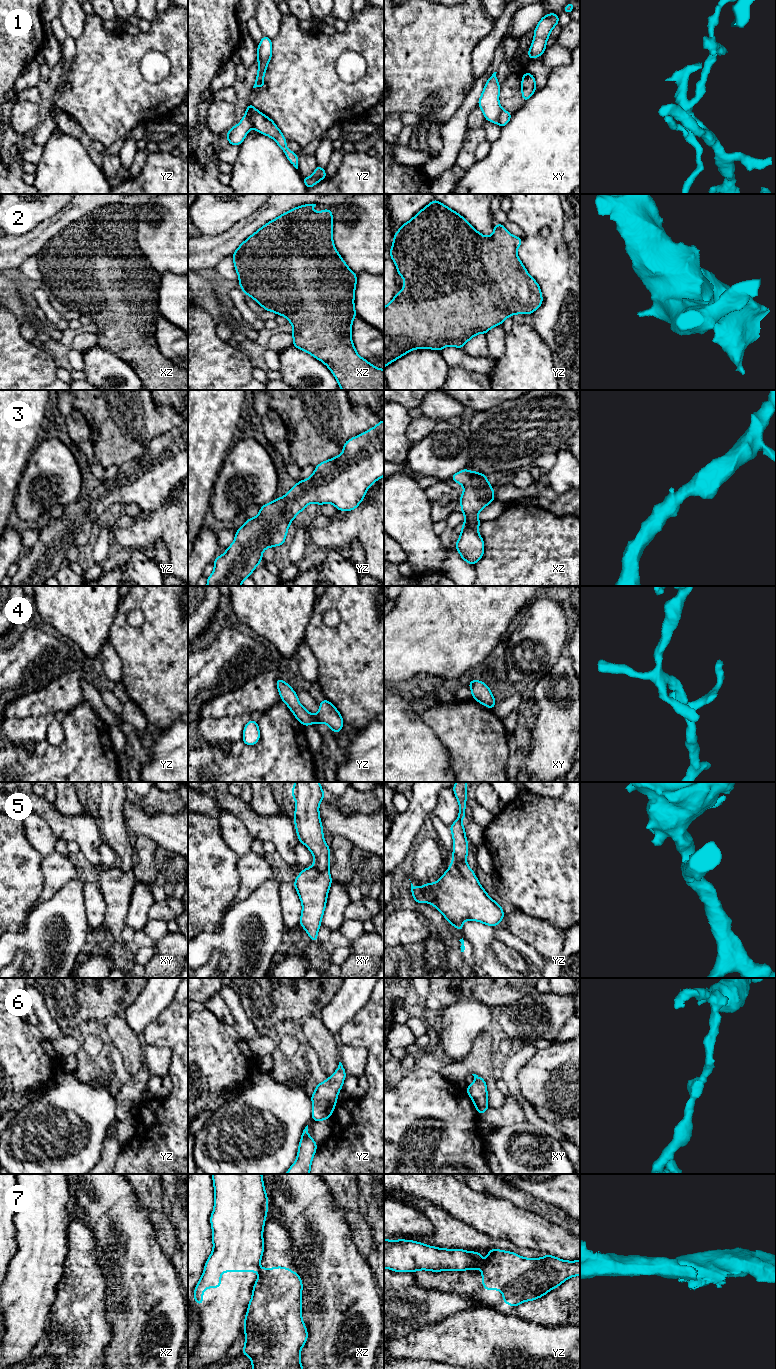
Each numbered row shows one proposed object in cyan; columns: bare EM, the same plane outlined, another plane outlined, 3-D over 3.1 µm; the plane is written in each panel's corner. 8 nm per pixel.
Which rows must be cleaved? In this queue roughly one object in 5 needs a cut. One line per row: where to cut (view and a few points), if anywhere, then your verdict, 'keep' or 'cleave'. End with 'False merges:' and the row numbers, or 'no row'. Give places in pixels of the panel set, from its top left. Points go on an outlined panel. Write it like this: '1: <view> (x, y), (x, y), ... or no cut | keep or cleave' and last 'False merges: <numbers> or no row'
1: yz (246, 111), (252, 126) | cleave
2: no cut | keep
3: no cut | keep
4: no cut | keep
5: no cut | keep
6: no cut | keep
7: yz (481, 1262), (479, 1267) | cleave
False merges: 1, 7

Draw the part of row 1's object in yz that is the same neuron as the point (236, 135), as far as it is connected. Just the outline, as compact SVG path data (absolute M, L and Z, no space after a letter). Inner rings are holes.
M244 115L238 125L233 126L228 130L226 139L229 141L230 145L239 146L244 141L251 128L252 122L250 117L248 115Z

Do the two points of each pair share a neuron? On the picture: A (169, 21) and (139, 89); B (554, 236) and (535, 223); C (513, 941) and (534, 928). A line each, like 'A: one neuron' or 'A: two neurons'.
A: one neuron
B: one neuron
C: two neurons

